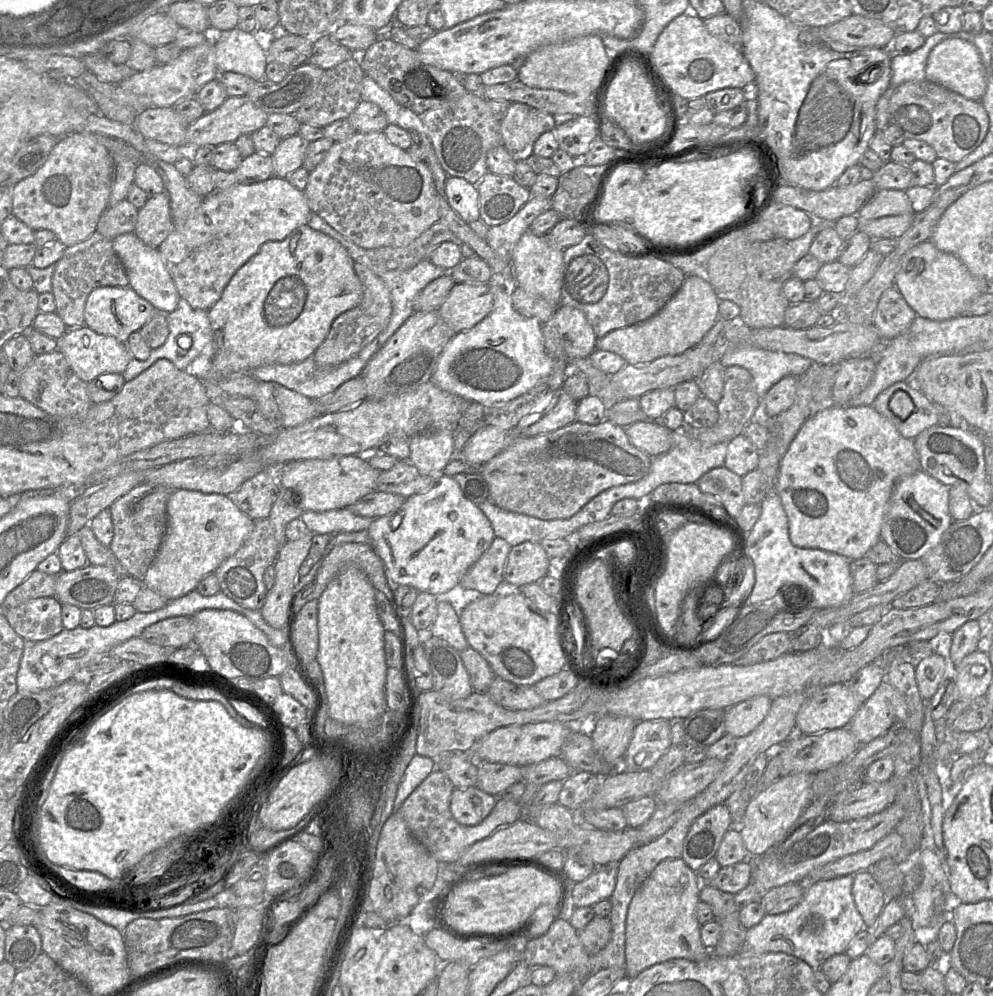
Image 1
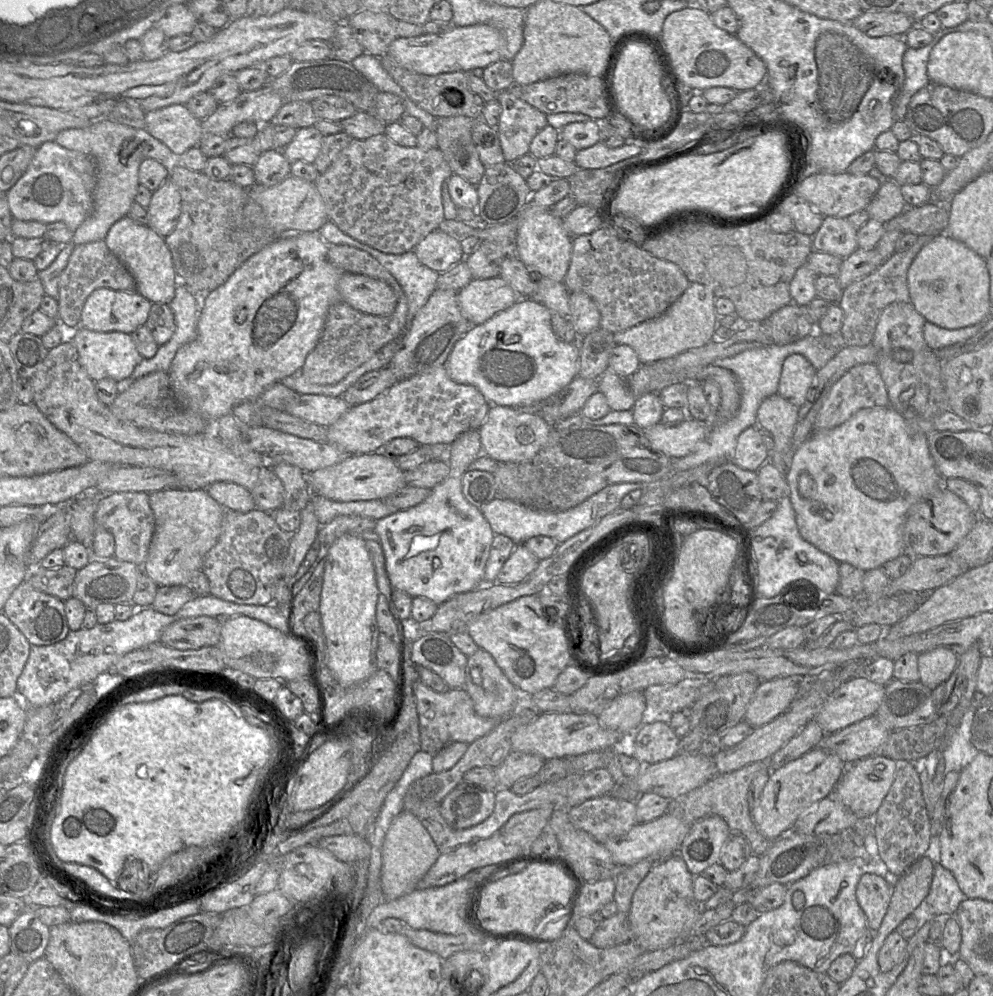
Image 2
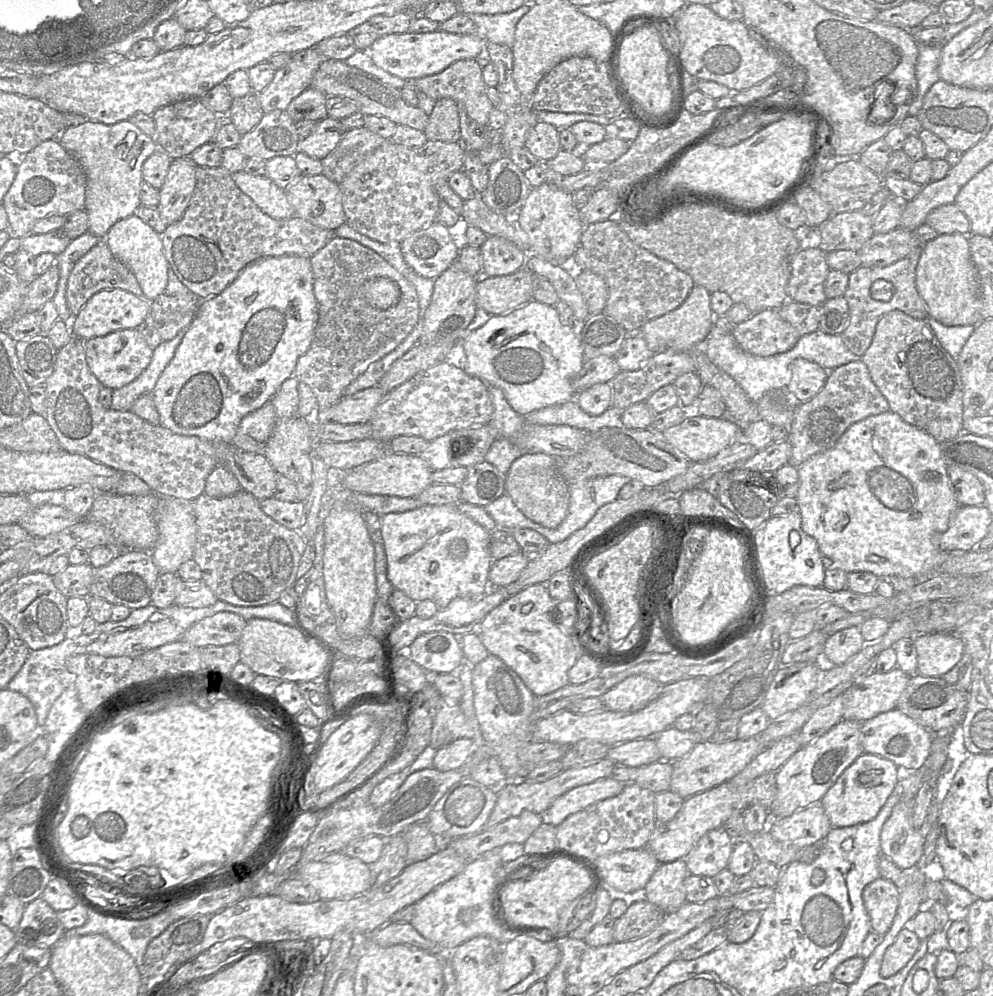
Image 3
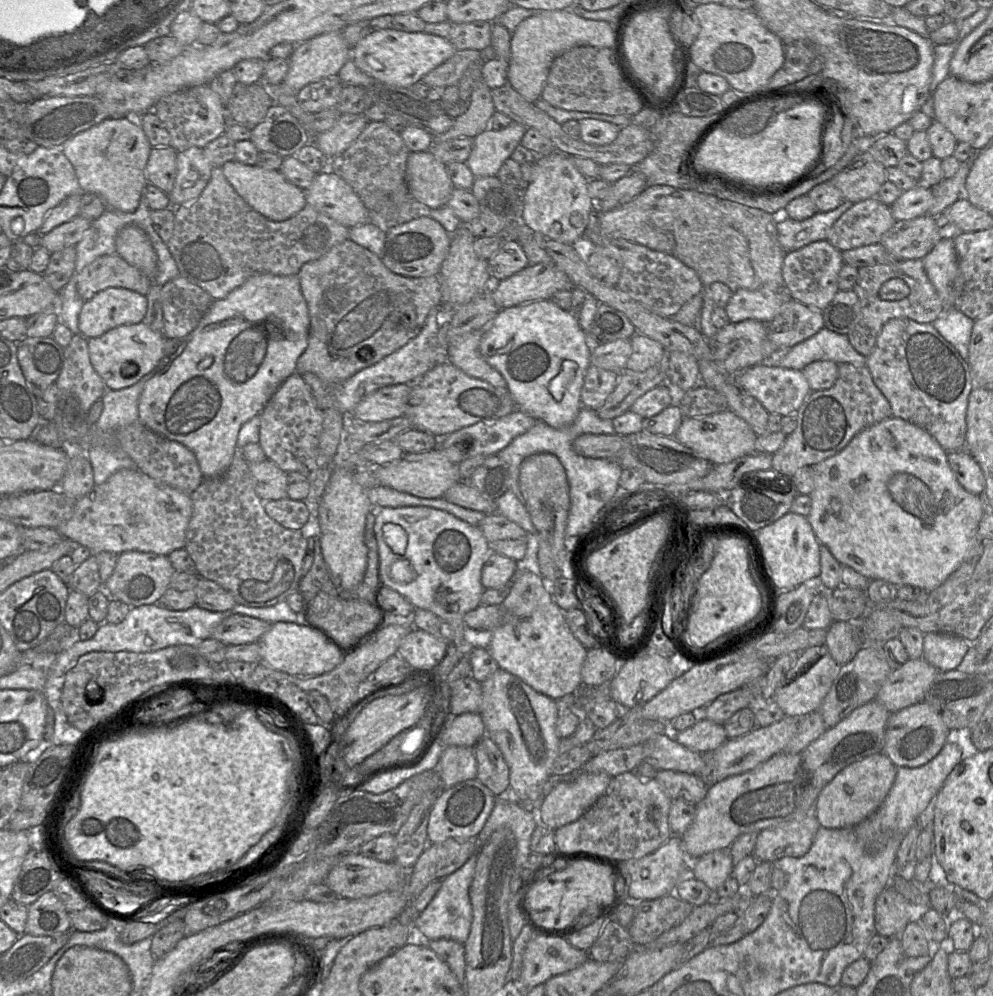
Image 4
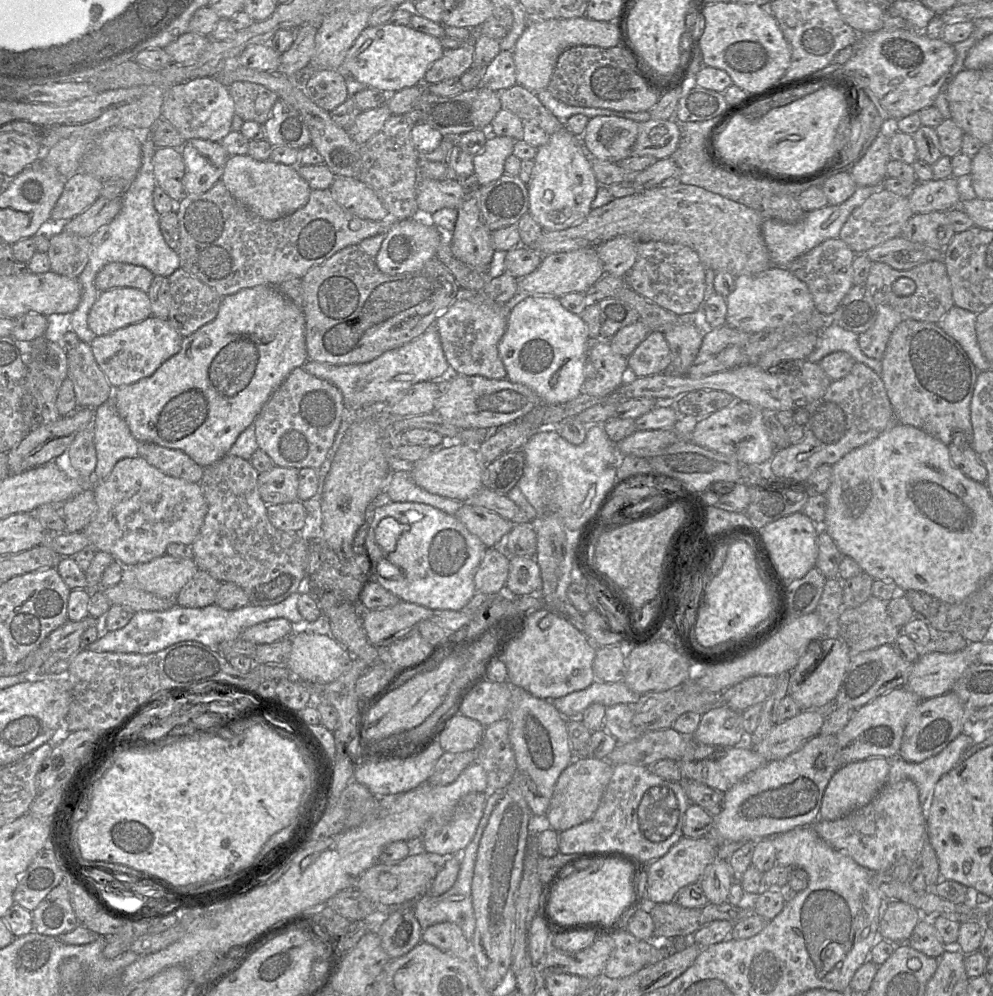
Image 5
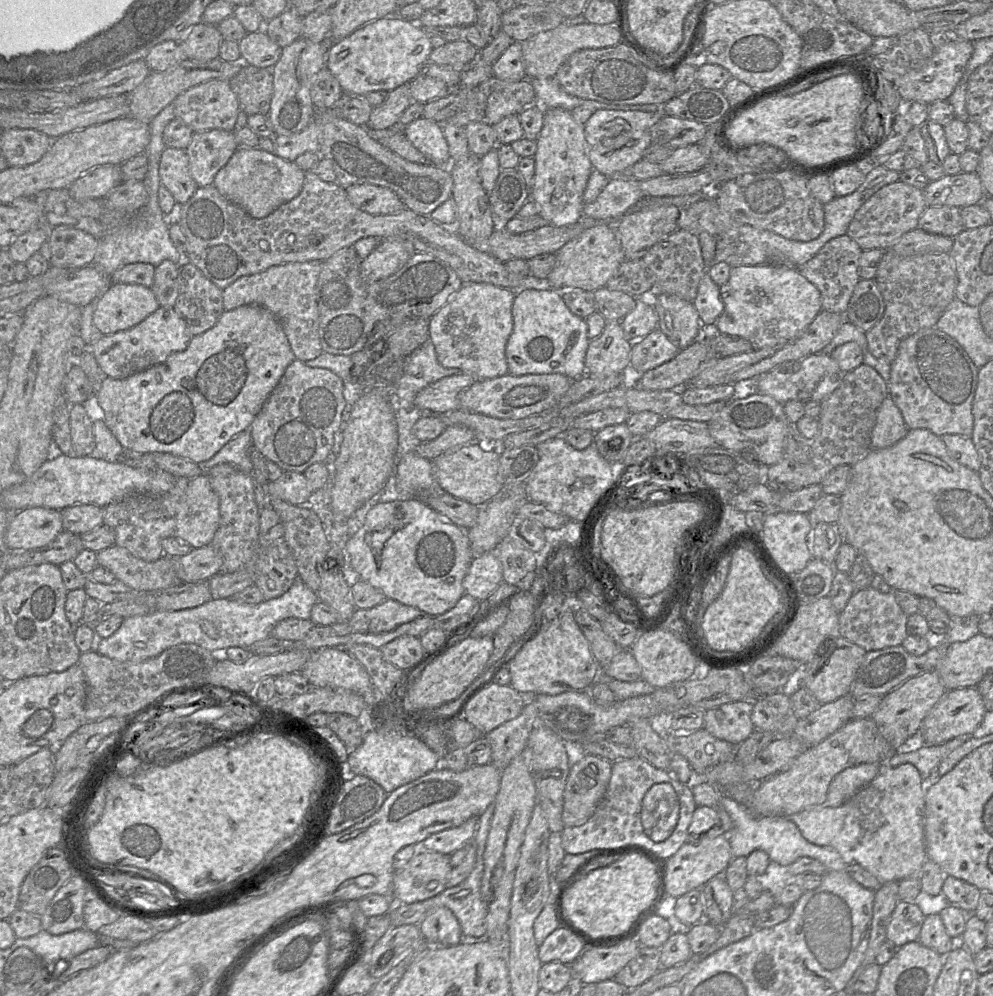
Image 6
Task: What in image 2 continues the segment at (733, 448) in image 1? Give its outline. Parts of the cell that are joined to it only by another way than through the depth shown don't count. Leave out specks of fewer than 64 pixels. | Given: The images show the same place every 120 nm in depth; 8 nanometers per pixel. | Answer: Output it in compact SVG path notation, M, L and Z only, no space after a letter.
M755 425L745 429L738 437L733 463L742 469L757 471L769 460L761 429Z

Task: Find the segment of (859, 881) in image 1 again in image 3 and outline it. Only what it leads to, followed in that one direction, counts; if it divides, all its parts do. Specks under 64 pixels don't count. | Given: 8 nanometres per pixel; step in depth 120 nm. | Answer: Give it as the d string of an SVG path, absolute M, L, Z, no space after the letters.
M879 877L865 886L862 898L871 922L871 931L884 936L896 915L900 890L890 880Z

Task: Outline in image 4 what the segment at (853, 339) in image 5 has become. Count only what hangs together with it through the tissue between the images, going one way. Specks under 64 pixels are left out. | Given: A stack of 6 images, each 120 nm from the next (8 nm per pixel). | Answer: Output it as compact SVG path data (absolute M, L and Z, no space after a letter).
M825 327L812 337L798 343L775 358L761 363L789 369L802 370L814 361L832 361L837 364L851 363L865 366L867 358L851 345L848 335L833 332Z

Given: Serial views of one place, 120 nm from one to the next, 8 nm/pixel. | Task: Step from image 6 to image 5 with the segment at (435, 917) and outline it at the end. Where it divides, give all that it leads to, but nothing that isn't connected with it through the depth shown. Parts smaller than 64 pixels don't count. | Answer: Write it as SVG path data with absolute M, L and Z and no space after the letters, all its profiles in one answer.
M441 922L429 926L423 930L422 941L454 956L463 959L472 958L471 942L466 939L460 927L452 922Z

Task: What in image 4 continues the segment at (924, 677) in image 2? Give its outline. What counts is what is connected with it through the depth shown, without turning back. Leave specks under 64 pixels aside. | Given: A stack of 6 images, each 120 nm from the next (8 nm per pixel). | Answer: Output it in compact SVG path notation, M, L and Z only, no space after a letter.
M928 632L923 637L922 658L939 672L950 671L961 663L970 645L970 642L957 635Z

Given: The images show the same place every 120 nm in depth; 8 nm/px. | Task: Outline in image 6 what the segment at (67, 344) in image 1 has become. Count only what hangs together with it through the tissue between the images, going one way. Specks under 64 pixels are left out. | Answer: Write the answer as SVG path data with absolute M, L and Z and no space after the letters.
M160 306L136 326L102 336L89 350L105 377L123 379L164 362L172 353L185 350L190 339L185 321L174 308Z

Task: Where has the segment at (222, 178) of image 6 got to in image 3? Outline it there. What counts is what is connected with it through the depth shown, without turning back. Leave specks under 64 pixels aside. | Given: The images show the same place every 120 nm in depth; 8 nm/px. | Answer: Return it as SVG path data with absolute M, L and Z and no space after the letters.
M245 171L231 174L237 187L264 212L275 219L289 219L294 210L283 189L265 175L254 176Z

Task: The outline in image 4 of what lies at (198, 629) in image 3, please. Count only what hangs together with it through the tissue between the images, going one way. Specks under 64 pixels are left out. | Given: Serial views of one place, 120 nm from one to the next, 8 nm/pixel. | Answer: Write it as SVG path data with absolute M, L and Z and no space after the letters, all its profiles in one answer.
M232 615L220 622L211 638L224 645L242 645L257 642L271 627L271 623L245 616Z

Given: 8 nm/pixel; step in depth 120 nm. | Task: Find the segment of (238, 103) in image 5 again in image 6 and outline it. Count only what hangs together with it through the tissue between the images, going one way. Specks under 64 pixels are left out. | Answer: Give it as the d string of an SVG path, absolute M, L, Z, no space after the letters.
M243 65L229 84L238 99L240 111L248 116L268 115L273 97L272 68Z

